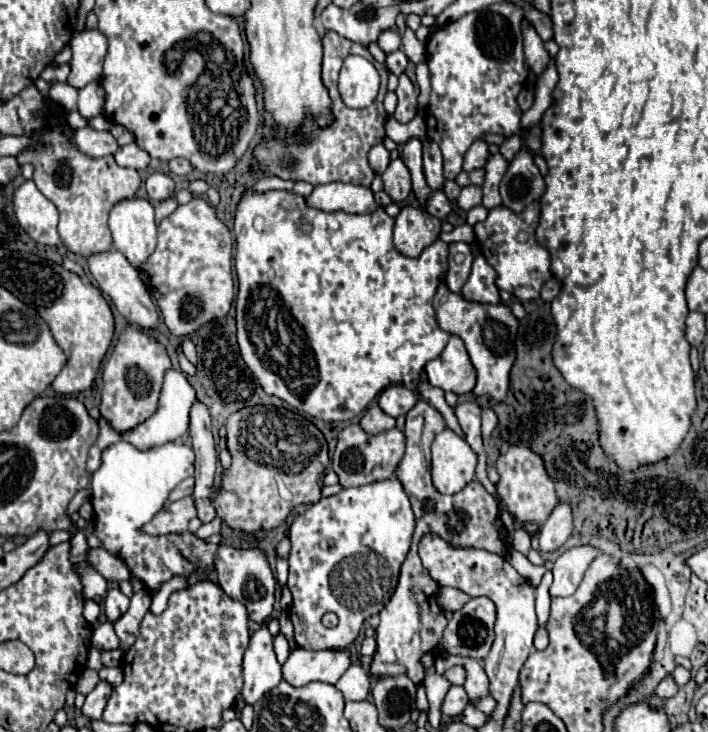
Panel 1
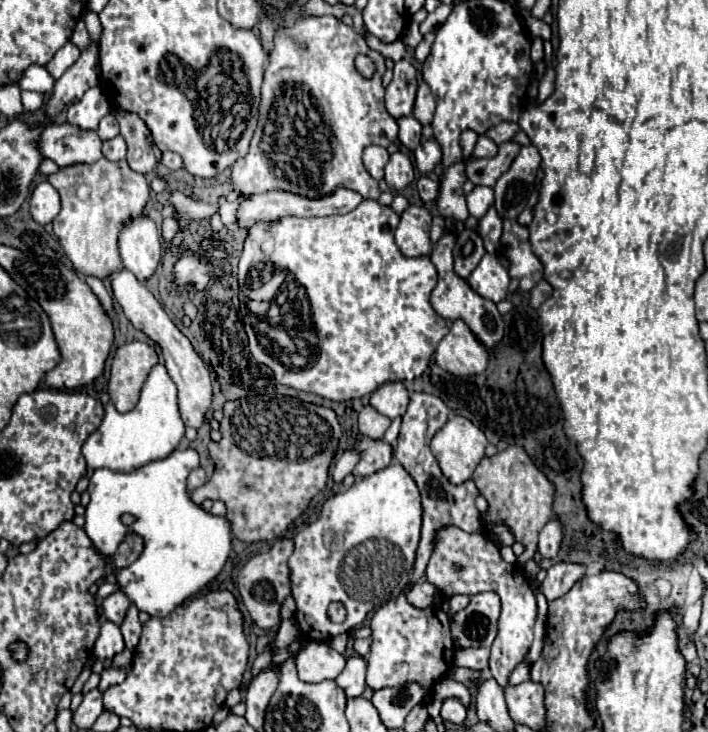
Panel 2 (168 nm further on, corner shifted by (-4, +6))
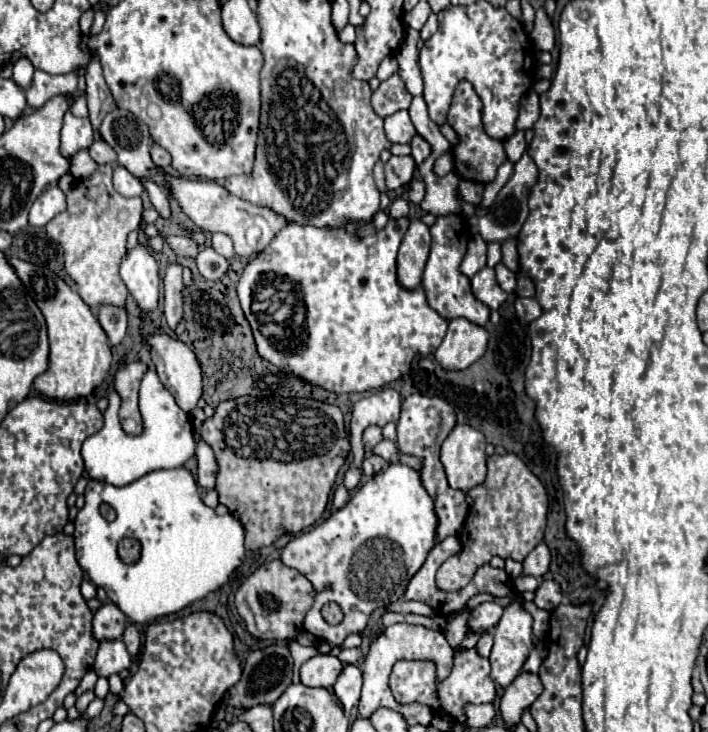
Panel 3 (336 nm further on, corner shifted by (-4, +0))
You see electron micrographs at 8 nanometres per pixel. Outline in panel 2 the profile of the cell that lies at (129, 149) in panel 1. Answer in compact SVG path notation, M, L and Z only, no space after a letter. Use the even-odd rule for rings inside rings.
M115 136L113 140L105 140L103 142L103 156L109 158L109 160L125 160L127 146L125 146L123 138Z

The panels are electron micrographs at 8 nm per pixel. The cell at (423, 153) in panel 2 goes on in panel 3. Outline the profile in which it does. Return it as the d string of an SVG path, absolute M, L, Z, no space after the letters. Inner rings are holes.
M419 134L413 136L413 140L409 142L409 146L411 146L411 156L415 158L417 164L421 164L429 156L429 152L431 152L431 146Z

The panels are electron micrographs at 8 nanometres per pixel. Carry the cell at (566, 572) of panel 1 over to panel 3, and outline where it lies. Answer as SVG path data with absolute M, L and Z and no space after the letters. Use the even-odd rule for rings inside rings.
M545 580L537 590L535 590L535 598L533 598L535 606L541 610L555 610L561 602L561 592L559 592L559 584L553 580Z

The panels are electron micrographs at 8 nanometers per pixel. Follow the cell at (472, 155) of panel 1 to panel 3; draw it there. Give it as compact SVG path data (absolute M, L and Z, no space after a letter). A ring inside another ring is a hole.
M461 80L457 84L457 88L455 88L451 110L447 114L447 122L457 132L457 138L459 138L459 142L453 144L453 164L455 164L453 172L461 180L487 184L487 182L495 180L497 168L507 160L507 154L503 150L503 142L501 140L495 140L495 138L485 134L483 124L481 124L481 108L483 108L483 104L481 104L477 92L473 90L473 86L467 80Z

